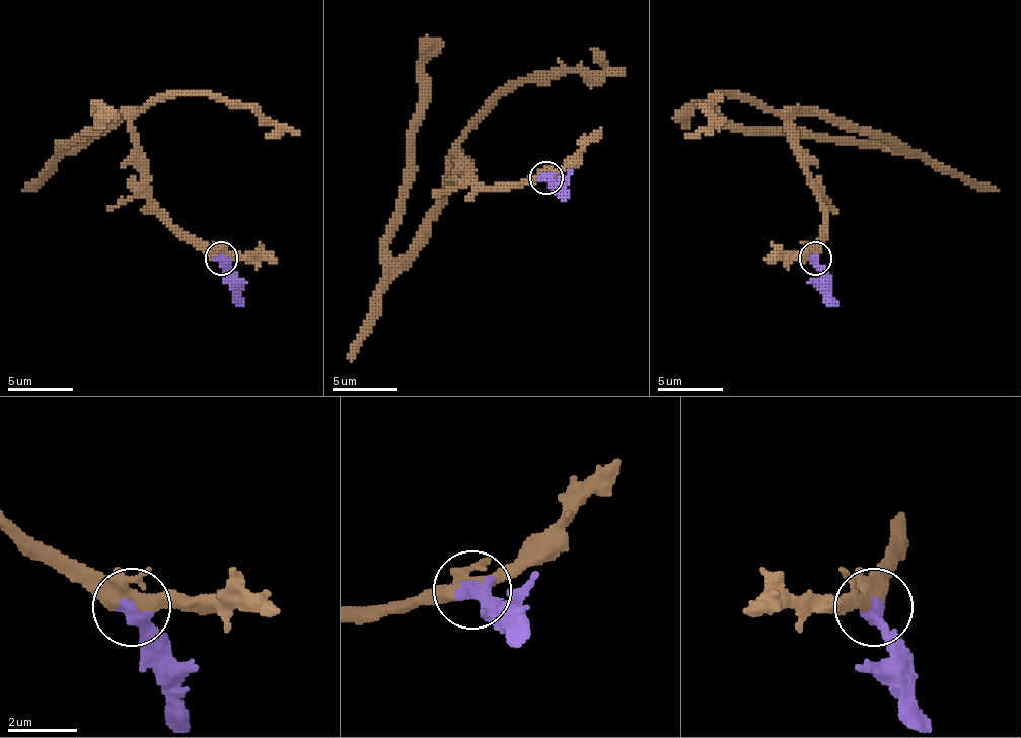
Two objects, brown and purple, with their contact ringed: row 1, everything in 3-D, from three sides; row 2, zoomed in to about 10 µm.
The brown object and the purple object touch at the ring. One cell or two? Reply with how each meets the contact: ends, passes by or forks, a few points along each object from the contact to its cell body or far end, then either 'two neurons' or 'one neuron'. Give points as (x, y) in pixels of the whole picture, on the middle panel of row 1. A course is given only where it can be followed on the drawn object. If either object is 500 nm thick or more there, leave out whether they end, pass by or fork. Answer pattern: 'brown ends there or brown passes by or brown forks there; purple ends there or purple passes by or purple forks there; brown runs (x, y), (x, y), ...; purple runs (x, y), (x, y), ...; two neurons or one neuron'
brown forks there; purple ends there; brown runs (545, 176), (486, 187), (456, 154), (446, 203), (420, 239), (390, 259), (387, 236), (407, 167), (427, 35); purple runs (545, 176), (568, 197); one neuron

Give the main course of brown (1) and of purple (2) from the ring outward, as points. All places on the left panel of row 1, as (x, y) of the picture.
1: (220, 255), (197, 249), (151, 197), (125, 115), (79, 147), (62, 147), (88, 131), (98, 104), (101, 118)
2: (220, 259), (243, 305)

